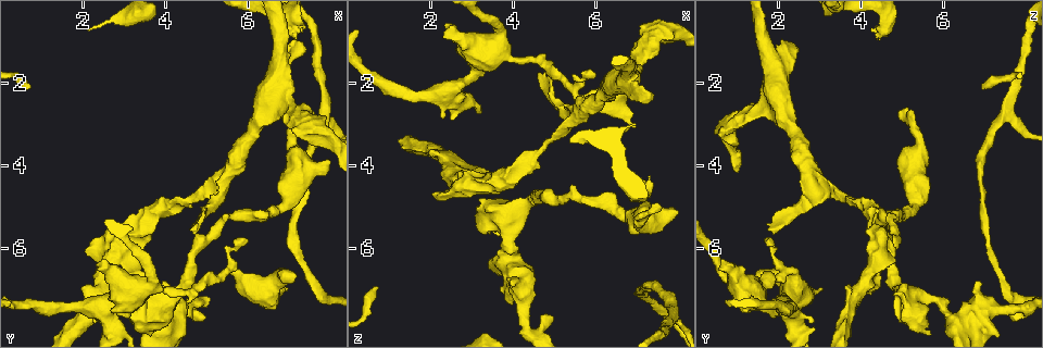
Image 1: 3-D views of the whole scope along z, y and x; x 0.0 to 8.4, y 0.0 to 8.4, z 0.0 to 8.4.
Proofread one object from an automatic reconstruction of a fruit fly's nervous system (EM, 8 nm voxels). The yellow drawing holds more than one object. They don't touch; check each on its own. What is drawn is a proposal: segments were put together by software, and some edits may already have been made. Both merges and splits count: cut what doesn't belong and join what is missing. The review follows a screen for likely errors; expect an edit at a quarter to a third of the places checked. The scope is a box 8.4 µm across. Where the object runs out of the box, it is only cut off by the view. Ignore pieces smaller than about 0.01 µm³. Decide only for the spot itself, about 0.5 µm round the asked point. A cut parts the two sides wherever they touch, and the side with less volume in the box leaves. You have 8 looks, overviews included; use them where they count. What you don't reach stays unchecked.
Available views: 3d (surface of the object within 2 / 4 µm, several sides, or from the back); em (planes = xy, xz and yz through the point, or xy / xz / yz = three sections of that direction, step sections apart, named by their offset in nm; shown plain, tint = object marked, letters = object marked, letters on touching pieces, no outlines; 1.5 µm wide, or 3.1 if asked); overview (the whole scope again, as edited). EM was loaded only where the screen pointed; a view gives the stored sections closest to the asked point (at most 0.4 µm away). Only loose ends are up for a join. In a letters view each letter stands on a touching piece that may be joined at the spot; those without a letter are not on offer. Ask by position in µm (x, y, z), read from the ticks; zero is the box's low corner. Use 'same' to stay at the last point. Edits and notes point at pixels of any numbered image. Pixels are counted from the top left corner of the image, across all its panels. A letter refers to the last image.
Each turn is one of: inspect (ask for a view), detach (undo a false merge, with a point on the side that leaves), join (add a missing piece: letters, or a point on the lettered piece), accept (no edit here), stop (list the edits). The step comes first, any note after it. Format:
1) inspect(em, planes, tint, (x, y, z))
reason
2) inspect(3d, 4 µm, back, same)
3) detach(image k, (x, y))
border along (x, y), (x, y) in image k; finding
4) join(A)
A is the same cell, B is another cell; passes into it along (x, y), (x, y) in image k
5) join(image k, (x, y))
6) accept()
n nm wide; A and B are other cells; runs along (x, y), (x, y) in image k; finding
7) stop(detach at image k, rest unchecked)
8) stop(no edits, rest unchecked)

inspect(3d, 4 µm, (6.95, 6.95, 3.10))
stops while still wide

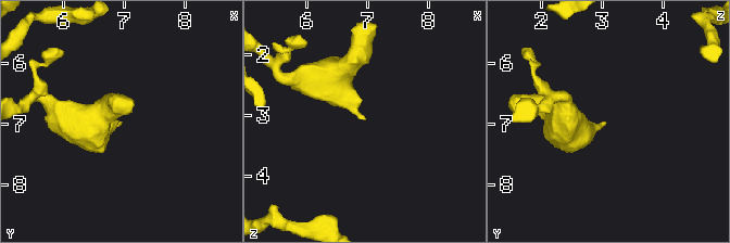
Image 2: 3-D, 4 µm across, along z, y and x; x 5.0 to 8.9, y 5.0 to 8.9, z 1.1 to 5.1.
inspect(em, planes, letters, (6.90, 6.95, 3.05))

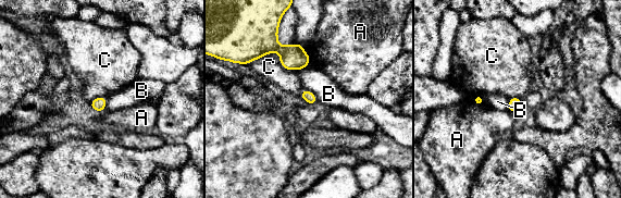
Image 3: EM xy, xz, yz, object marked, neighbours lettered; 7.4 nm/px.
accept()
A, B and C are other cells; border along (247, 64), (277, 52), (300, 70) in image 3; none of them fits

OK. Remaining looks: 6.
inspect(em, planes, letters, (3.85, 5.05, 4.15))
thick turns thin

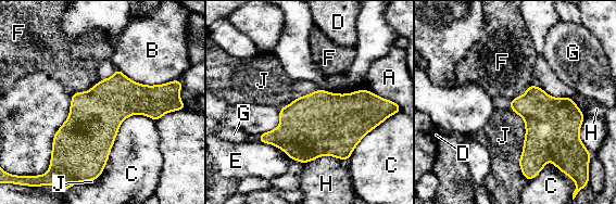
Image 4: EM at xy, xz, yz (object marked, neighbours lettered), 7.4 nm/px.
accept()
A, B, C, D, E, F, G, H and J are other cells; border along (154, 119), (128, 115), (101, 171) in image 4; one neuron here

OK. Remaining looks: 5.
inspect(em, planes, letters, (5.50, 4.20, 2.80))
small branch off a trunk

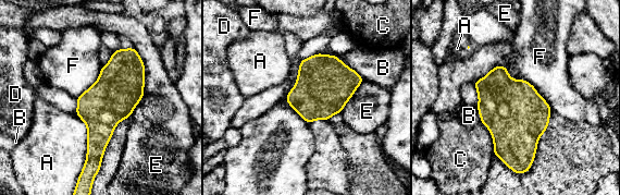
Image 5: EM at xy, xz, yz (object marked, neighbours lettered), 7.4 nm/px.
accept()
A, B, C, D, E and F are other cells; runs along (121, 52), (86, 178) in image 5; all the same neuron

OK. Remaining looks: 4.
stop(no edits, rest unchecked)

